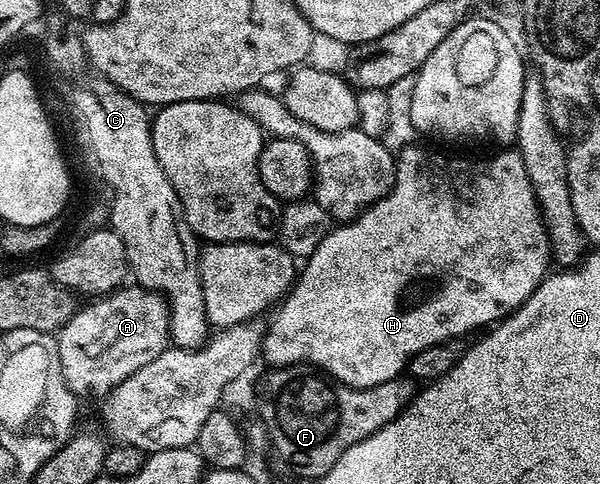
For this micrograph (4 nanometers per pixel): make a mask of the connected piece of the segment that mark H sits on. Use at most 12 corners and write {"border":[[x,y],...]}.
{"border":[[420,143],[332,228],[263,360],[355,389],[550,272],[519,152]]}

